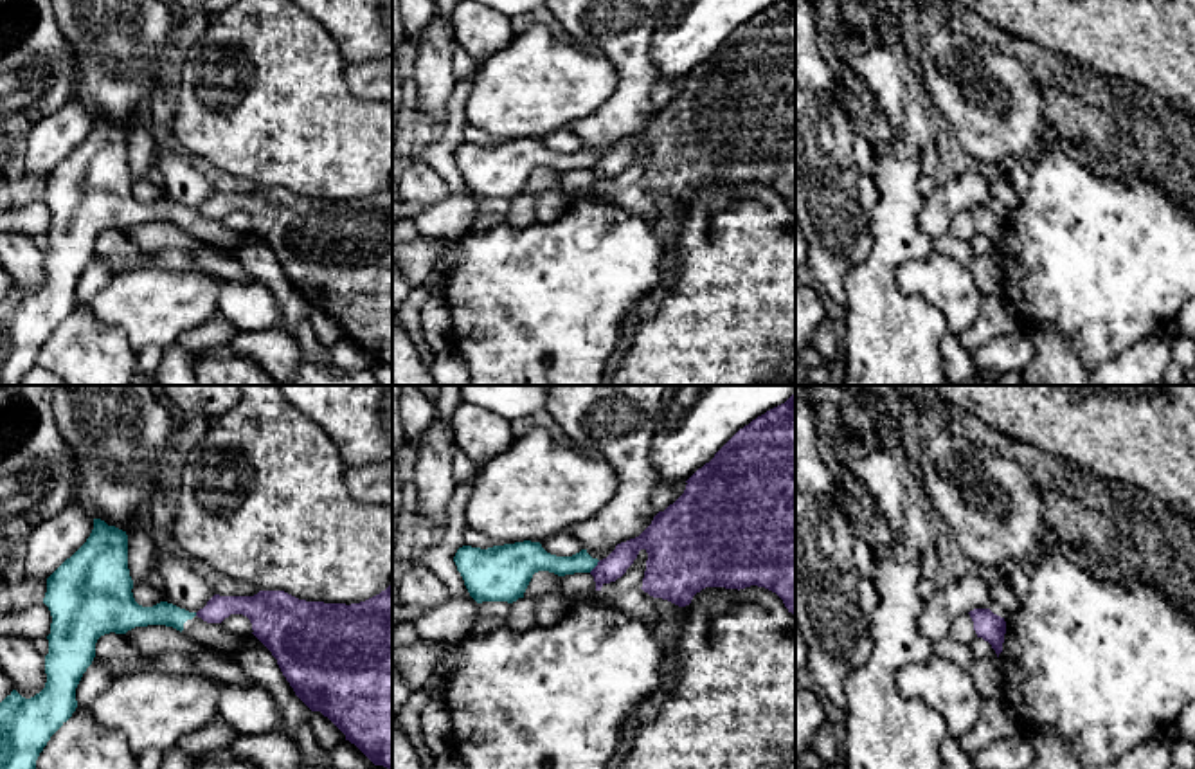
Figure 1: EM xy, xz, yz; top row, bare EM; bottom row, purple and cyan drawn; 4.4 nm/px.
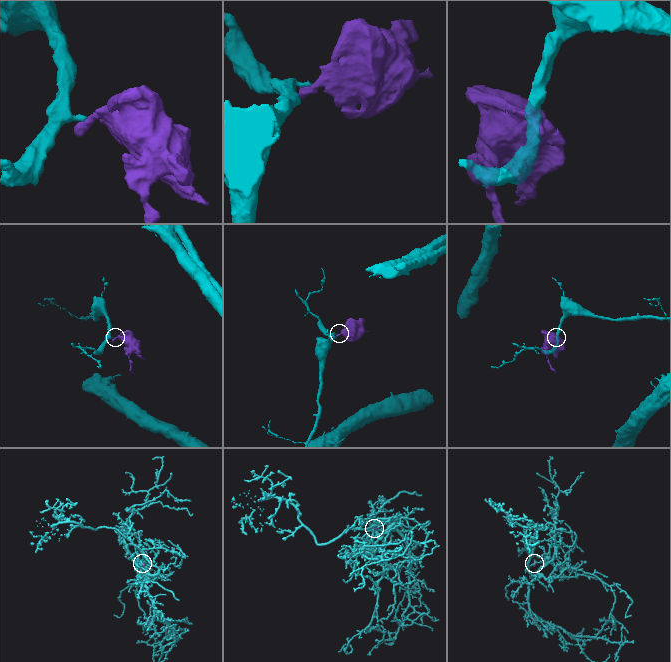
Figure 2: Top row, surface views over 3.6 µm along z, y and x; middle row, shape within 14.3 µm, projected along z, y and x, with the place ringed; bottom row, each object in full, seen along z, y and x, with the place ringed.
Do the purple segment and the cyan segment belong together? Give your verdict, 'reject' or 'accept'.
reject

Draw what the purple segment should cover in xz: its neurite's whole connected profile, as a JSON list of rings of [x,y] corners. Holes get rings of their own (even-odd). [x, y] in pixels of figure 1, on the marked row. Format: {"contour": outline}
{"contour": [[[795,393],[740,429],[714,457],[686,481],[684,493],[659,511],[635,538],[621,542],[590,571],[596,591],[621,578],[639,551],[648,553],[642,591],[678,607],[691,603],[705,587],[745,589],[750,585],[776,593],[795,616]]]}

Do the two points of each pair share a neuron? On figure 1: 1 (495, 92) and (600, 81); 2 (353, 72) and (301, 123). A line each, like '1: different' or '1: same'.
1: same
2: different

